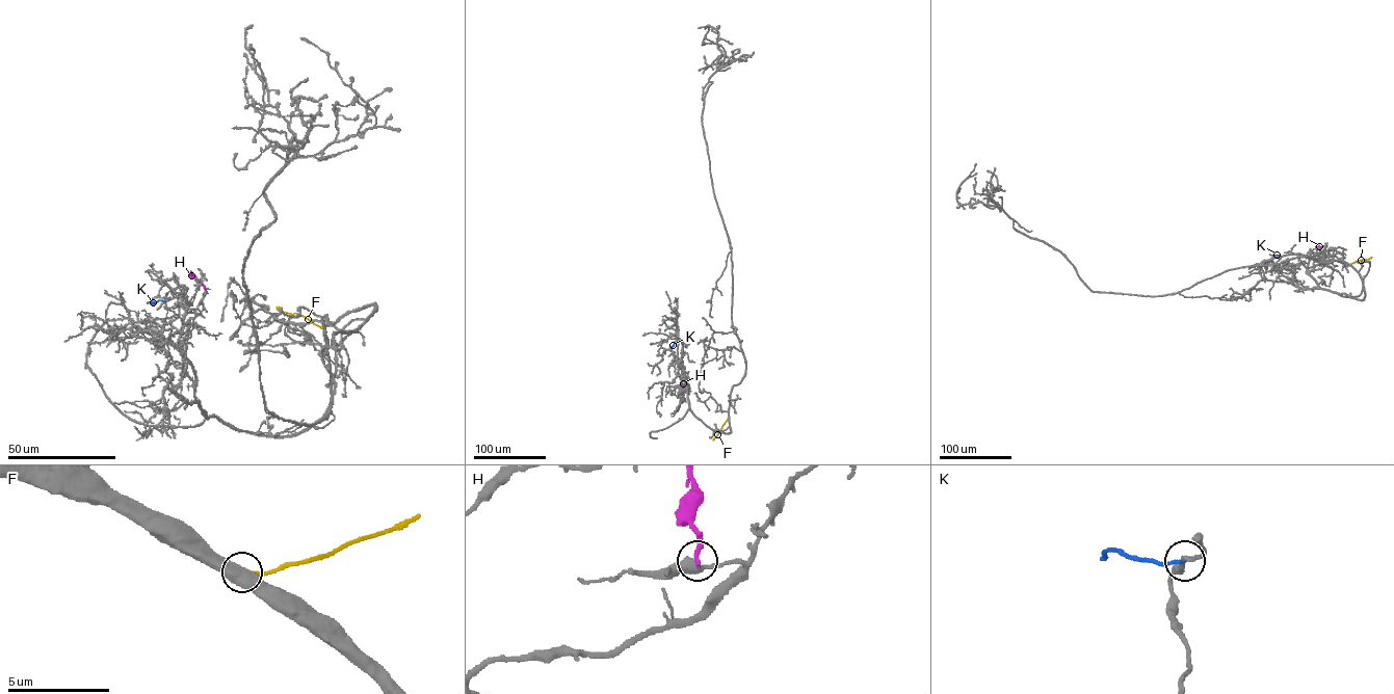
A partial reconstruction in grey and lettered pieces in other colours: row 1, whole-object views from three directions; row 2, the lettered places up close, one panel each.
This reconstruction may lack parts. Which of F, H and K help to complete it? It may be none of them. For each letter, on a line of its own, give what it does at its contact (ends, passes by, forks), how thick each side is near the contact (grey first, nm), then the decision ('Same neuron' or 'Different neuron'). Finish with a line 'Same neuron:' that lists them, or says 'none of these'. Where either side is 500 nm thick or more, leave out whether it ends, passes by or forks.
F: Thickness 550 nm (grey) against 170 nm. Different neuron
H: It ends there. Thickness 440 nm (grey) against 240 nm. Different neuron
K: It ends there. Thickness 170 nm (grey) against 200 nm. Different neuron
Same neuron: none of these

